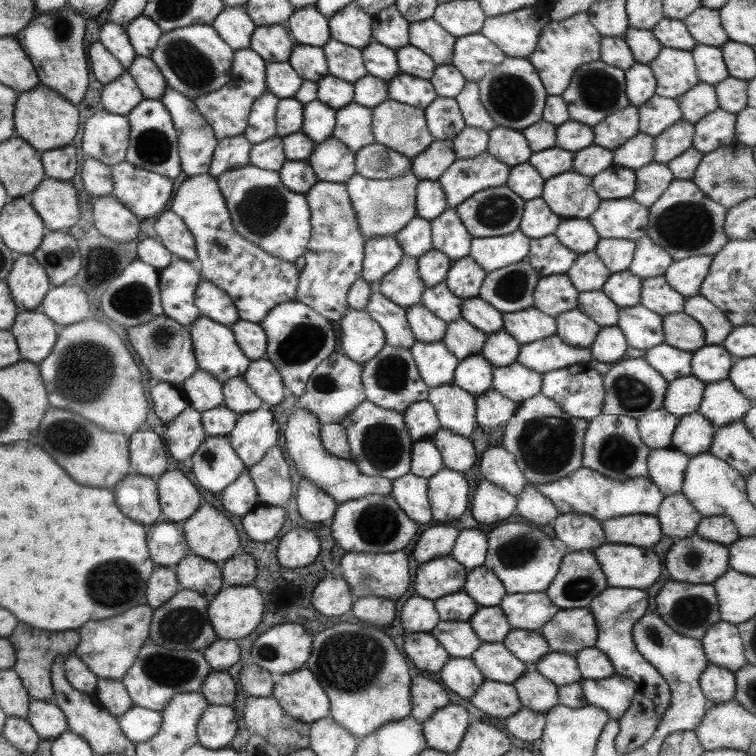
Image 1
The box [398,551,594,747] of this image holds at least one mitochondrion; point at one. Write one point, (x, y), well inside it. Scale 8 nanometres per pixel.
(565, 637)

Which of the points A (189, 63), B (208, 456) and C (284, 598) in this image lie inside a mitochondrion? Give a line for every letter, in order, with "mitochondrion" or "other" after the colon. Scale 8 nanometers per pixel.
A: mitochondrion
B: other
C: other

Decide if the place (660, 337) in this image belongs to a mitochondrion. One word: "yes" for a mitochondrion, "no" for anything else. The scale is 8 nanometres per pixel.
no

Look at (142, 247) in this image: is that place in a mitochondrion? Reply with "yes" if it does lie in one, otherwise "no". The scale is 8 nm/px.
no

